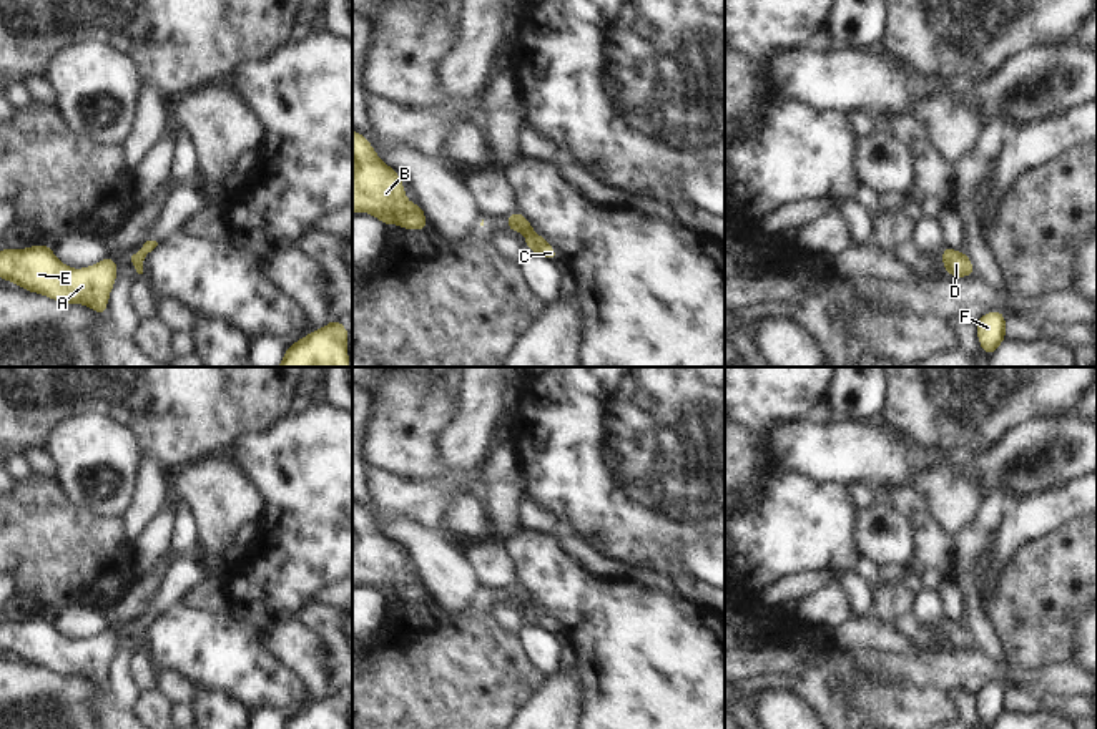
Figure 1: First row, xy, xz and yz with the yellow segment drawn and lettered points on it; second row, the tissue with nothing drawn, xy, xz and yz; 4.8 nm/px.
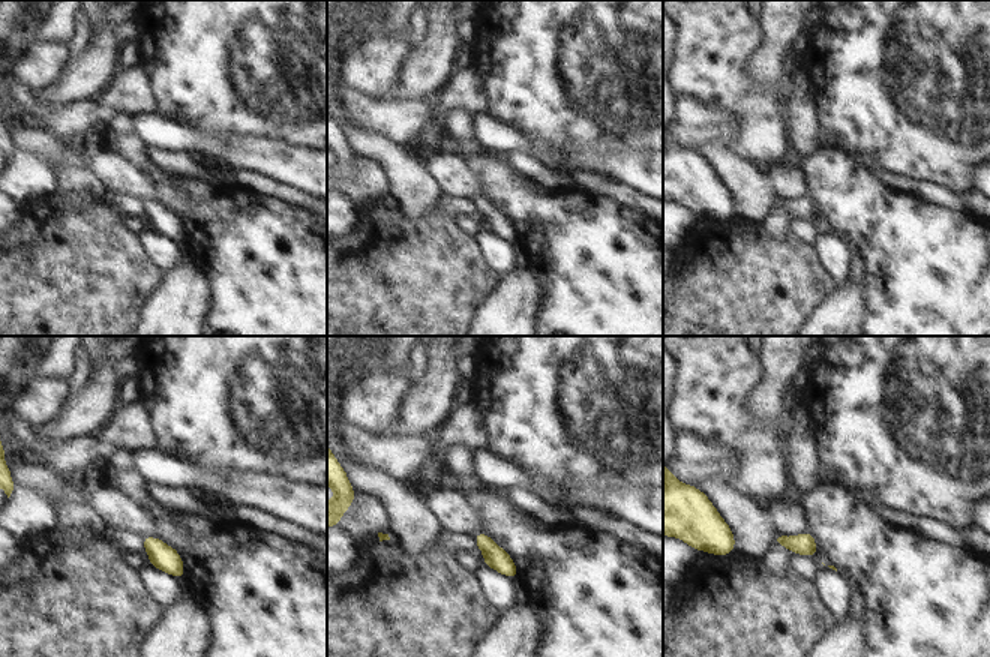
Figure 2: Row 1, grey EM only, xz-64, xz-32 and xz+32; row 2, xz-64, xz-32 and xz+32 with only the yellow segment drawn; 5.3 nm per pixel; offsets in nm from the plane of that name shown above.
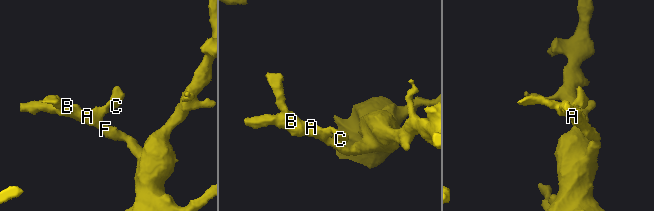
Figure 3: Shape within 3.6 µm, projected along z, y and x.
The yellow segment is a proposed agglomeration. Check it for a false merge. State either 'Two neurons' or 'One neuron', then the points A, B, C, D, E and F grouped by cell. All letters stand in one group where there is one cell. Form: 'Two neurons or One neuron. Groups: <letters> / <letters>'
One neuron. Groups: A B C D E F.

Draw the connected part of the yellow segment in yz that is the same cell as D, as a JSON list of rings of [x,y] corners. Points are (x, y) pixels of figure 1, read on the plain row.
[[[949,618],[942,619],[941,629],[944,633],[944,646],[956,649],[974,648],[974,638],[962,623],[952,623]]]

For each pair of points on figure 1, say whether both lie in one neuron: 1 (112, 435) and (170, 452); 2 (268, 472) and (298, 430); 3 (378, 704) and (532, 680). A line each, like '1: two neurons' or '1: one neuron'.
1: two neurons
2: one neuron
3: one neuron

